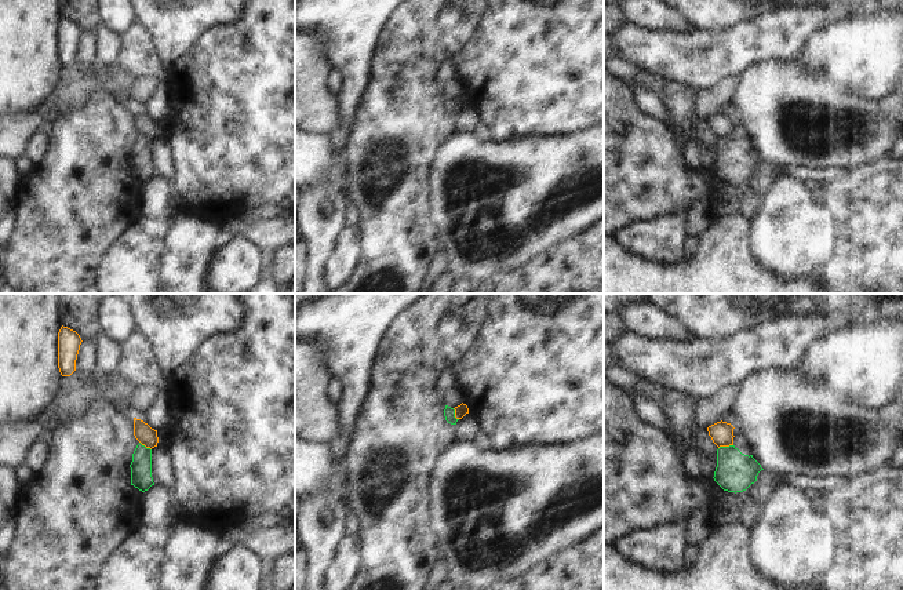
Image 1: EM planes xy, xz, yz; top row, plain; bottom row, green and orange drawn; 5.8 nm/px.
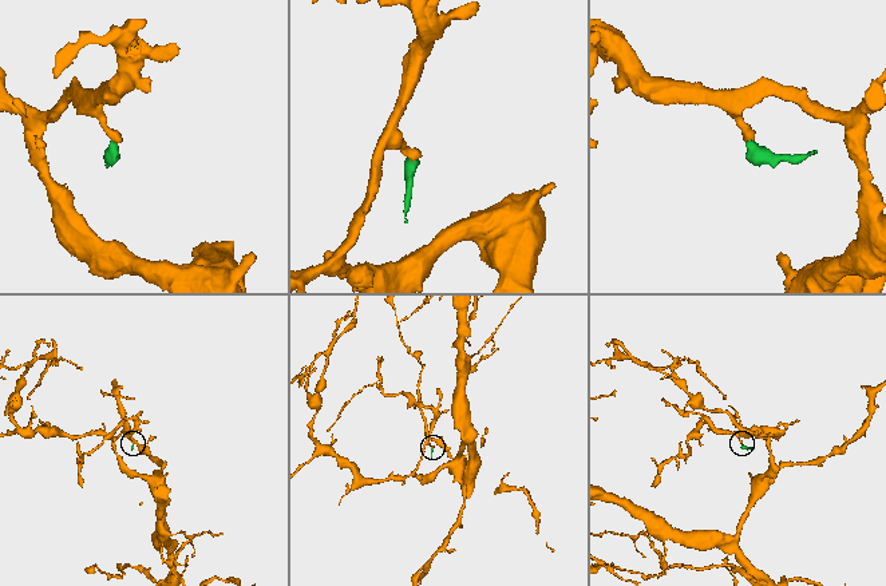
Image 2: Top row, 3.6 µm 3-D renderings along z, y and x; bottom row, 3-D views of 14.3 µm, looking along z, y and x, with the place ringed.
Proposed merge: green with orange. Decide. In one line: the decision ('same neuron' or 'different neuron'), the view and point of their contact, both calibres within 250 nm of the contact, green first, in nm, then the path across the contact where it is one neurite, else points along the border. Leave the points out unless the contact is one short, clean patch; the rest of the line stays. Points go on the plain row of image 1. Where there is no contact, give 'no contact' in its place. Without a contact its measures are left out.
different neuron; meets green in yz at (725, 138); 240 nm thick on the green side, 140 nm on the other; border along yz (732, 135), (718, 139)

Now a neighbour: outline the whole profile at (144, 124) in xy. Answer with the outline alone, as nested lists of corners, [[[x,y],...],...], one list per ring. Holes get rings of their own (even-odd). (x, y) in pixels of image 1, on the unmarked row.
[[[134,109],[134,127],[146,139],[152,141],[157,138],[157,121],[152,120],[148,114],[136,109]]]

